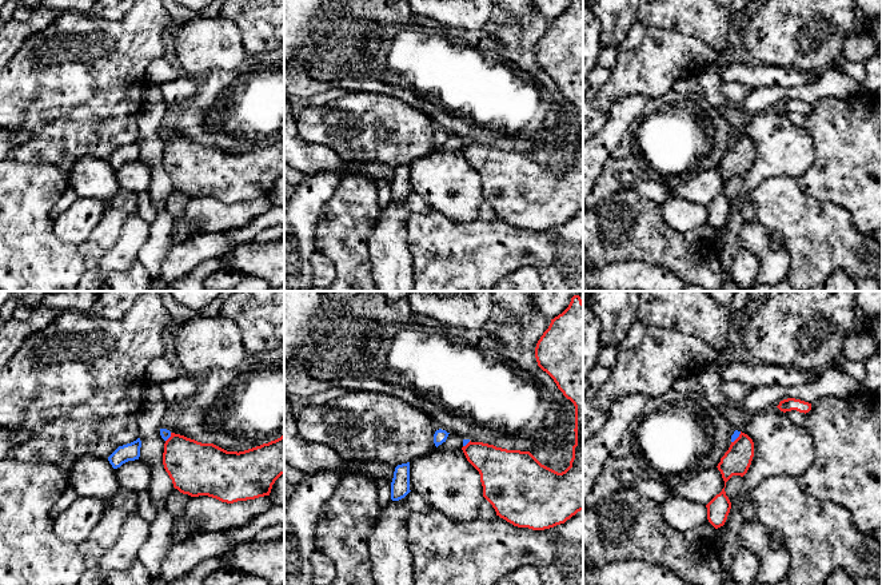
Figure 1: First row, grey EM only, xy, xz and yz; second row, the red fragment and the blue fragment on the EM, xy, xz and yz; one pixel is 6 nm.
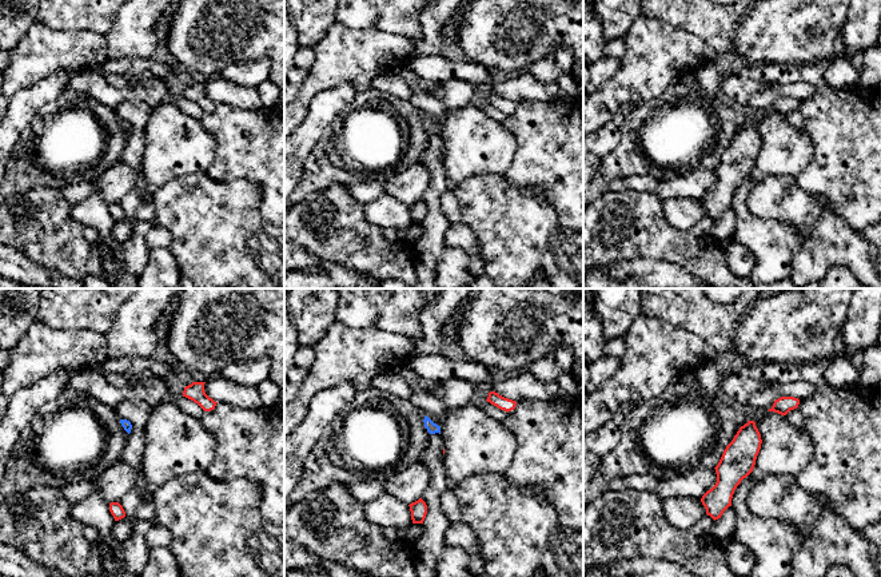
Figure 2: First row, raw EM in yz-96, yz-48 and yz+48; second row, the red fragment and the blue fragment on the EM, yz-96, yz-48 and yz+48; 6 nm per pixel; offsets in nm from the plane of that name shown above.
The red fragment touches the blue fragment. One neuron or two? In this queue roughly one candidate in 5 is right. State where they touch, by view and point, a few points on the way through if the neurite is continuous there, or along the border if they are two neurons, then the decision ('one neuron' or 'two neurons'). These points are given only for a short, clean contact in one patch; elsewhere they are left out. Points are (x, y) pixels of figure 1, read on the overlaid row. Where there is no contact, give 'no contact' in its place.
yz (738, 437) | along yz (741, 432), (731, 442) | two neurons

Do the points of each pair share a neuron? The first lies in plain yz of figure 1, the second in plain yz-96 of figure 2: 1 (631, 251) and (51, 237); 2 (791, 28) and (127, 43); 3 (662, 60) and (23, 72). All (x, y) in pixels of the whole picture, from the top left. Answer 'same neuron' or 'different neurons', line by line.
1: same neuron
2: different neurons
3: same neuron

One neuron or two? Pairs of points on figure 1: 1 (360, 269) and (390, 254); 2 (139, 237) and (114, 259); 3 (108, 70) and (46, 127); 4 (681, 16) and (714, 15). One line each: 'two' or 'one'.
1: two
2: one
3: one
4: one

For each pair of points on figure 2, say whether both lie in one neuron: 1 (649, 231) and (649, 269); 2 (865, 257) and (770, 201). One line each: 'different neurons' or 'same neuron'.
1: different neurons
2: same neuron

